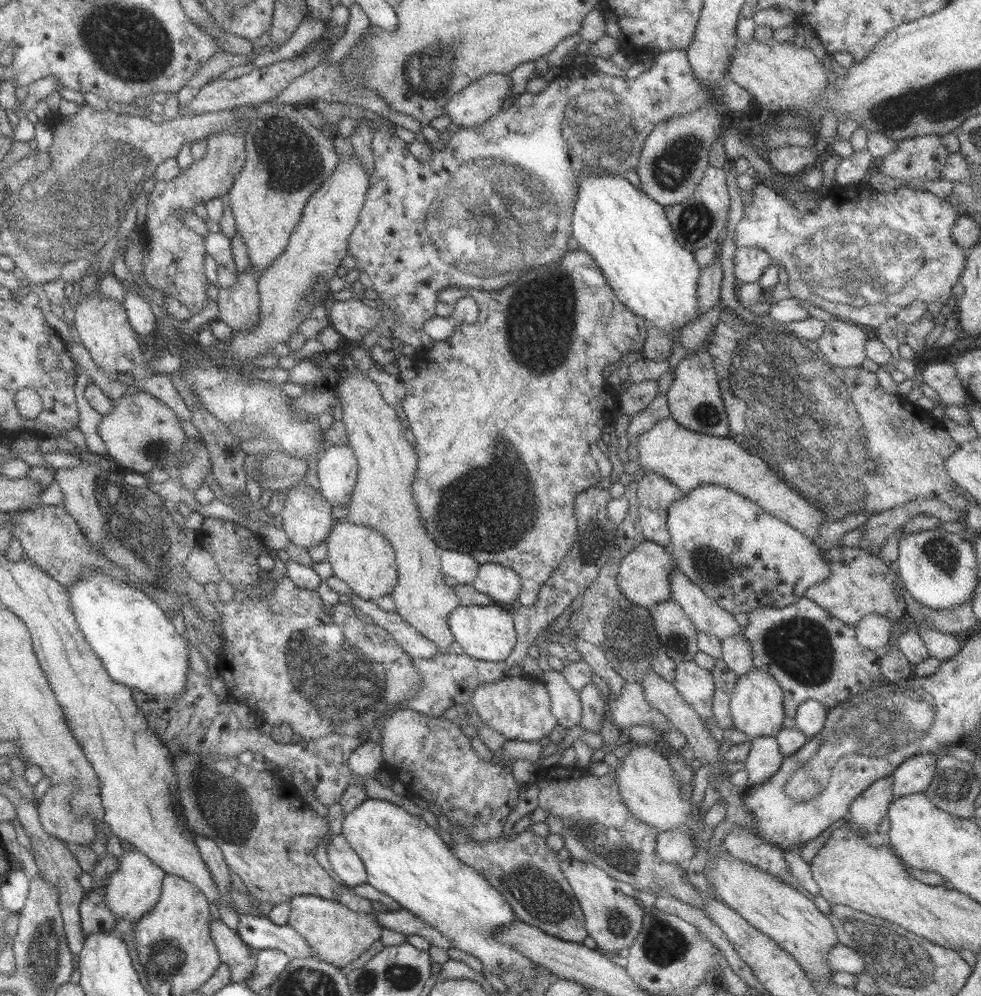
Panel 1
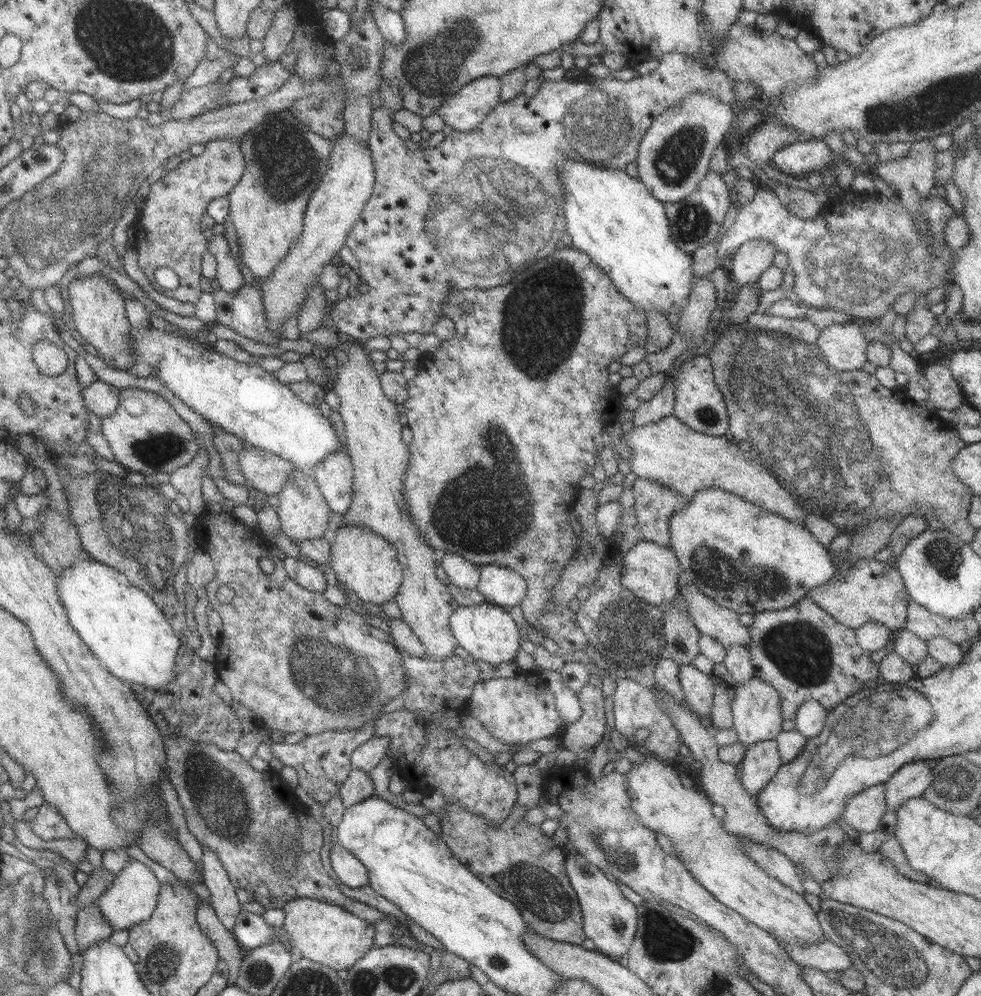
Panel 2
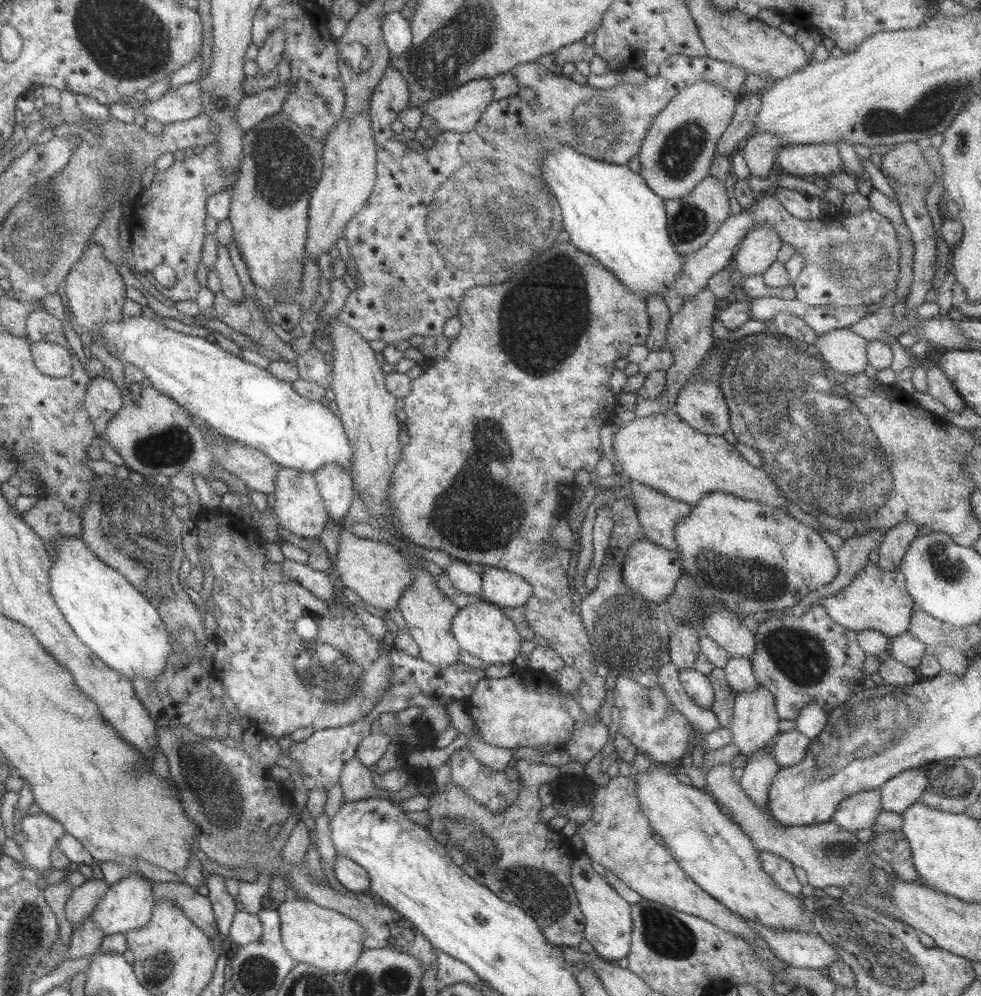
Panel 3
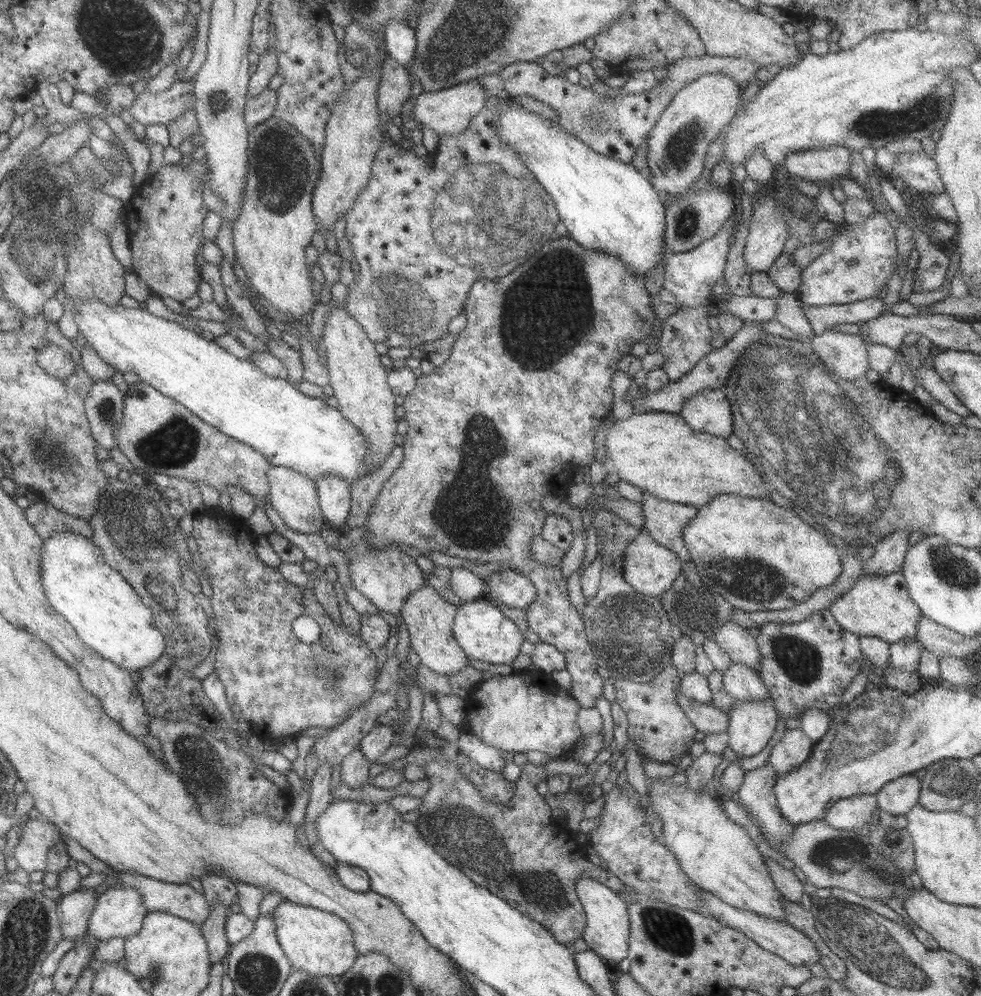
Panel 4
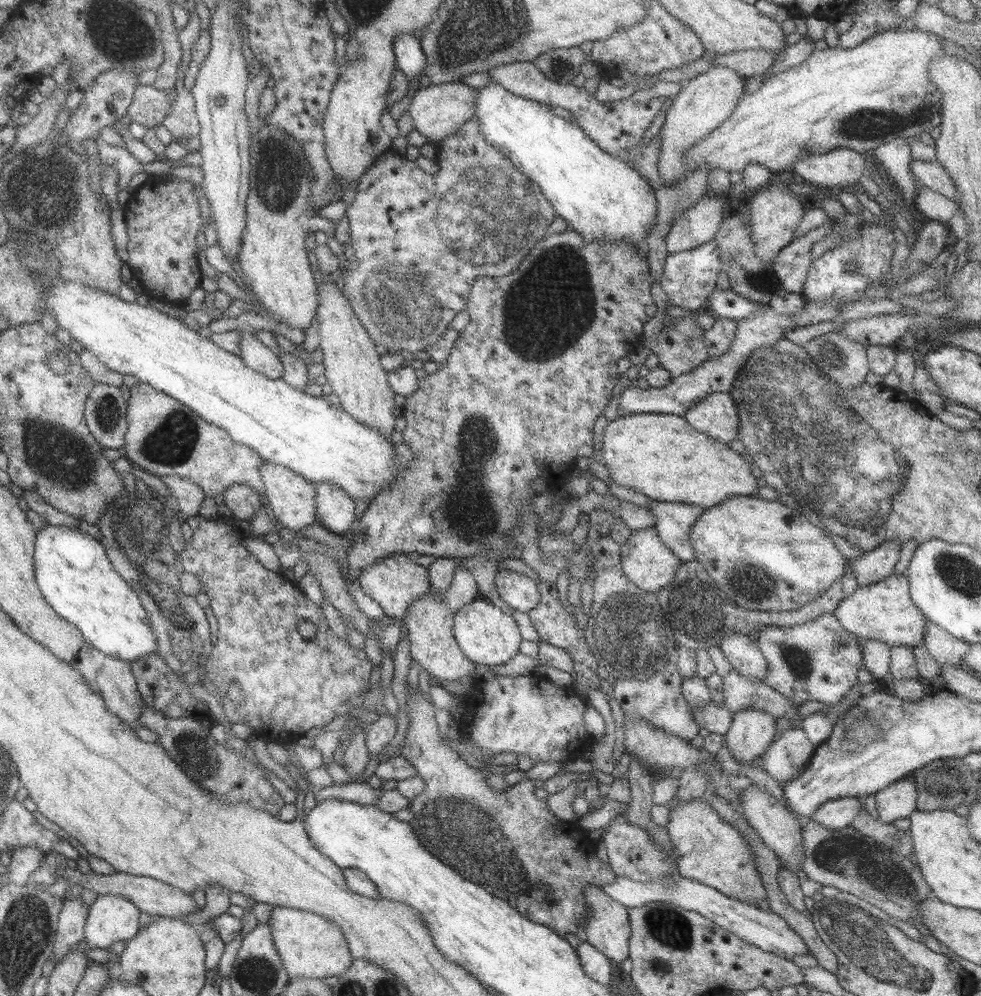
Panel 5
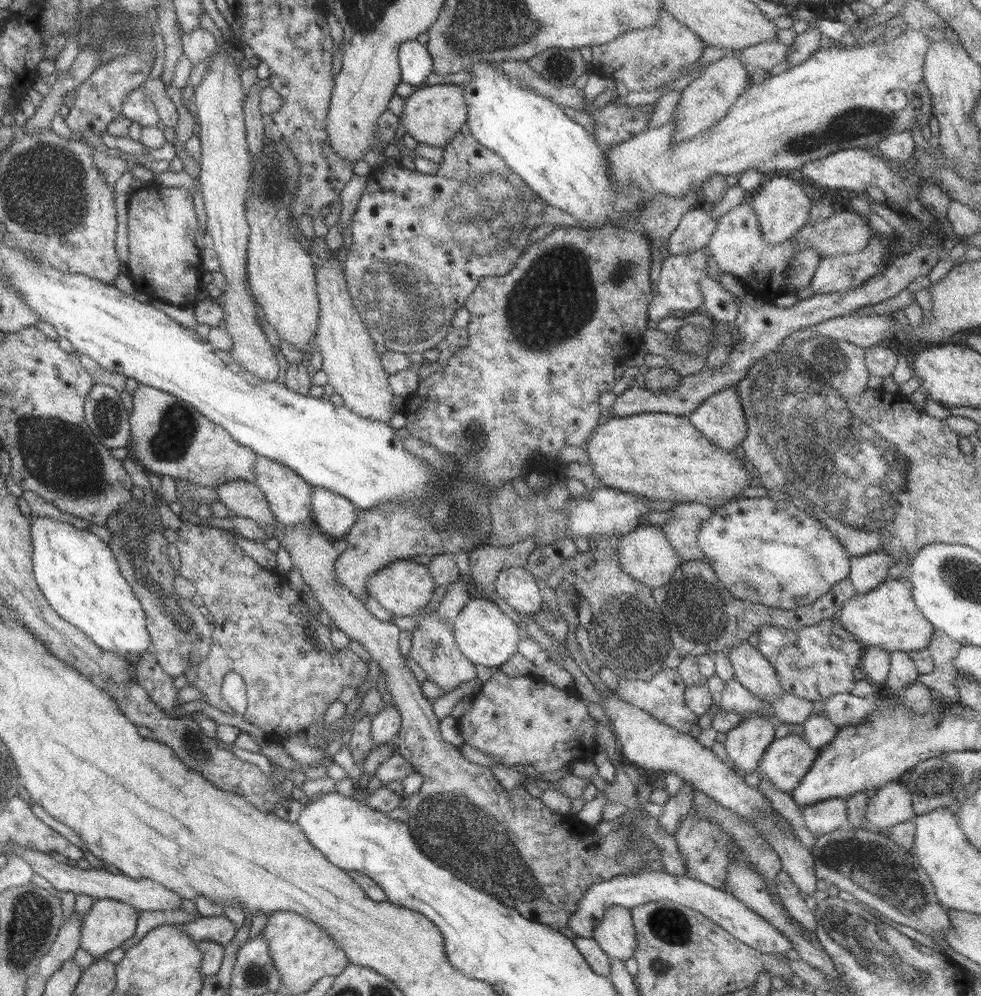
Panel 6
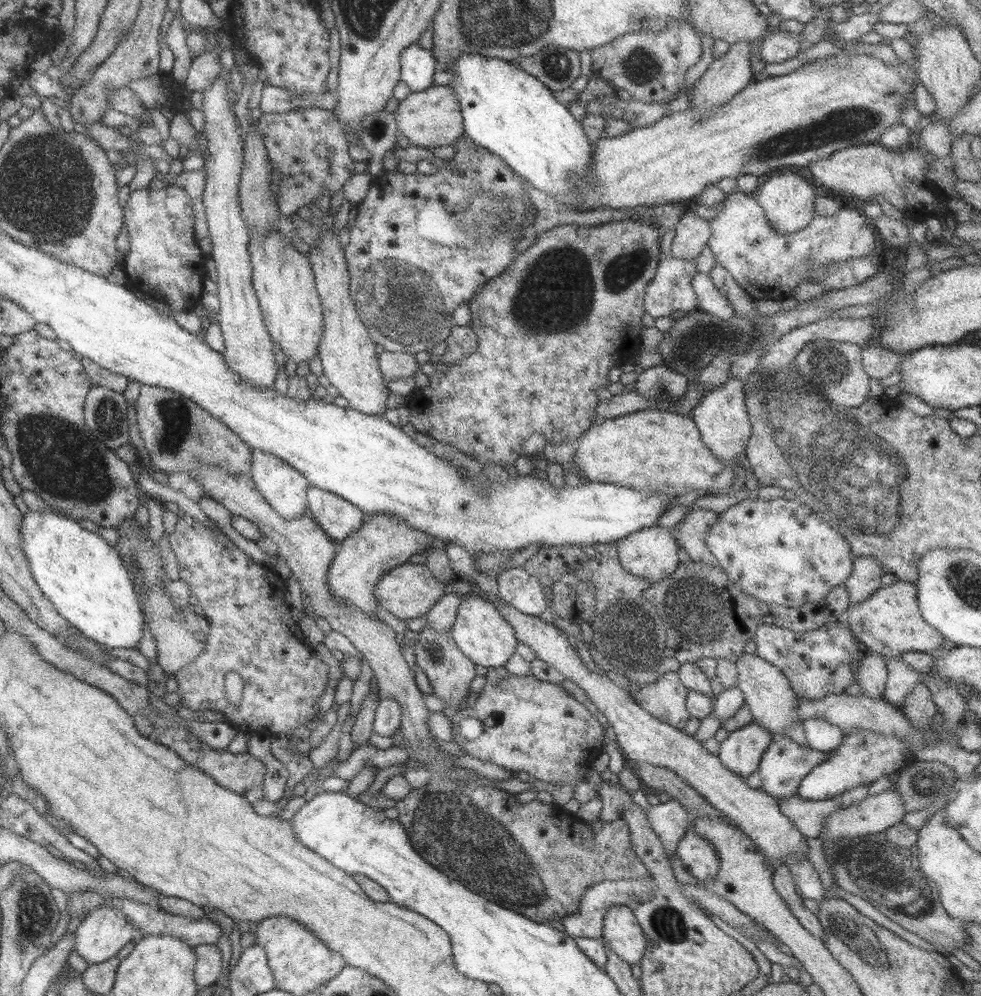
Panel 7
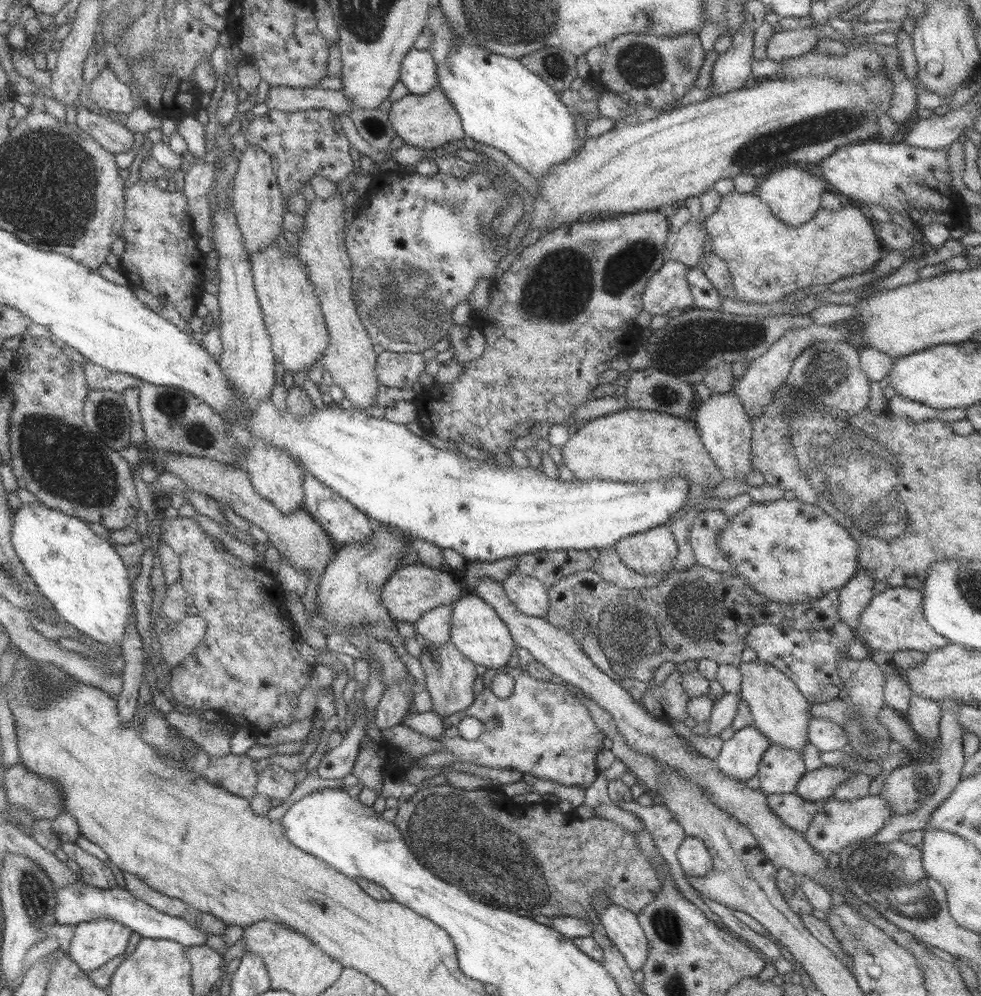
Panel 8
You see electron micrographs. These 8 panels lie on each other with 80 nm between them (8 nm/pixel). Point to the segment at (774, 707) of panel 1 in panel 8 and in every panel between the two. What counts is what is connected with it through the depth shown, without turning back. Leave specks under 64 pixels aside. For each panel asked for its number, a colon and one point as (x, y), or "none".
2: (756, 708)
3: (755, 721)
4: (752, 724)
5: (752, 731)
6: (745, 745)
7: (741, 752)
8: (740, 756)

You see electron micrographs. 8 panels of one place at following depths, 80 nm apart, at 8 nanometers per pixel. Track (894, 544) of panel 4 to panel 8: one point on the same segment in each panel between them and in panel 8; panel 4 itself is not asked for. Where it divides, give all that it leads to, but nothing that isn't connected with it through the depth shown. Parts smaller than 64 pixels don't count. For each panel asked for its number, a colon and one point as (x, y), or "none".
5: (875, 565)
6: (867, 571)
7: (864, 580)
8: (859, 590)

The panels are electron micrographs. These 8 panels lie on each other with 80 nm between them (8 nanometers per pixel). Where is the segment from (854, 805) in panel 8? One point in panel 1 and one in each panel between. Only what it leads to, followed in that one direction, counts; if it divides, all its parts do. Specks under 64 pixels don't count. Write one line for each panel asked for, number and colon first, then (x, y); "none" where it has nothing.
1: (915, 774)
2: (911, 781)
3: (897, 794)
4: (899, 796)
5: (899, 799)
6: (892, 804)
7: (875, 814)

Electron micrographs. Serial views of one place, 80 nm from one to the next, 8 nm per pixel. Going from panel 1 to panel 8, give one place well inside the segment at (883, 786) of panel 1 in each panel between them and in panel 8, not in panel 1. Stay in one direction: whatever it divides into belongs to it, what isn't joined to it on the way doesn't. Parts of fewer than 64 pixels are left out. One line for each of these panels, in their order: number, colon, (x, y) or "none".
2: (864, 812)
3: (860, 811)
4: (851, 813)
5: (836, 814)
6: (826, 816)
7: (808, 816)
8: (798, 814)

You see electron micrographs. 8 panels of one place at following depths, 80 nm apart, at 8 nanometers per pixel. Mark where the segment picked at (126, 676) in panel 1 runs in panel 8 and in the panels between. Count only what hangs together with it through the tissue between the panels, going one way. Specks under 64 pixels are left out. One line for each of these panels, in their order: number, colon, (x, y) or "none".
2: (124, 628)
3: (121, 627)
4: (109, 616)
5: (73, 571)
6: (77, 572)
7: (84, 576)
8: (83, 576)

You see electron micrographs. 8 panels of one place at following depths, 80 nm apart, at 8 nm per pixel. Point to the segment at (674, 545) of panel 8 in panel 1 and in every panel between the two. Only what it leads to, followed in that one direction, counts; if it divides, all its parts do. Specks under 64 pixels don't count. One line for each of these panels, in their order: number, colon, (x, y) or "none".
1: (643, 576)
2: (652, 572)
3: (651, 570)
4: (651, 568)
5: (646, 561)
6: (645, 554)
7: (652, 553)

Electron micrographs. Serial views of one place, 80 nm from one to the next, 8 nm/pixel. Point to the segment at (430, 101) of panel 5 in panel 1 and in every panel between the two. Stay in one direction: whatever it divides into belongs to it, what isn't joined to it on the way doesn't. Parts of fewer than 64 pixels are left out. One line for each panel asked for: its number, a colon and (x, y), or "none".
1: (476, 103)
2: (464, 111)
3: (458, 111)
4: (449, 111)

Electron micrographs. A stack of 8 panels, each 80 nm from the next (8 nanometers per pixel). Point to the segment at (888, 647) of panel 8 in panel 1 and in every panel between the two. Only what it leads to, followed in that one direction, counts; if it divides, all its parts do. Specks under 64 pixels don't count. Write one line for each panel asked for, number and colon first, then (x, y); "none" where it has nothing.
1: (859, 583)
2: (870, 590)
3: (876, 599)
4: (880, 605)
5: (884, 611)
6: (887, 617)
7: (890, 623)

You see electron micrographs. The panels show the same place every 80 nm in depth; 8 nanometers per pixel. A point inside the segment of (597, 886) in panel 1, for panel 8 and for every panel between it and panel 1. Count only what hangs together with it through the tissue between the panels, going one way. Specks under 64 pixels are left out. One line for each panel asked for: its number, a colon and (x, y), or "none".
2: (611, 920)
3: (608, 915)
4: (607, 932)
5: (609, 929)
6: (616, 935)
7: (622, 933)
8: (622, 926)

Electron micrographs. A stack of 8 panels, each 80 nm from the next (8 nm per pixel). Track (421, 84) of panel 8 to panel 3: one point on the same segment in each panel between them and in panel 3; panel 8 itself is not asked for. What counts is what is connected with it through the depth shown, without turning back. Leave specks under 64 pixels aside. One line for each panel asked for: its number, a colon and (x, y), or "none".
3: (397, 33)
4: (399, 39)
5: (410, 57)
6: (416, 64)
7: (418, 65)

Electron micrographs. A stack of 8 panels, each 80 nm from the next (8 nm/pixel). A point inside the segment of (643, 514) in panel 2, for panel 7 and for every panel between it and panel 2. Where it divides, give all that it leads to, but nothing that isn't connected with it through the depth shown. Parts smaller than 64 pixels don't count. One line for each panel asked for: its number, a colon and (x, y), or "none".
3: (658, 514)
4: (663, 520)
5: (673, 521)
6: (681, 529)
7: (689, 533)

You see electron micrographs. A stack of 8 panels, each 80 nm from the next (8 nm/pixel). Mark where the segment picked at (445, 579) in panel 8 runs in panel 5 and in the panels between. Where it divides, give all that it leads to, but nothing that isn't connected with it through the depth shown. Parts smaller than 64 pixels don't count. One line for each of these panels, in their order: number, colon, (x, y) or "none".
5: (395, 582)
6: (404, 588)
7: (409, 590)

